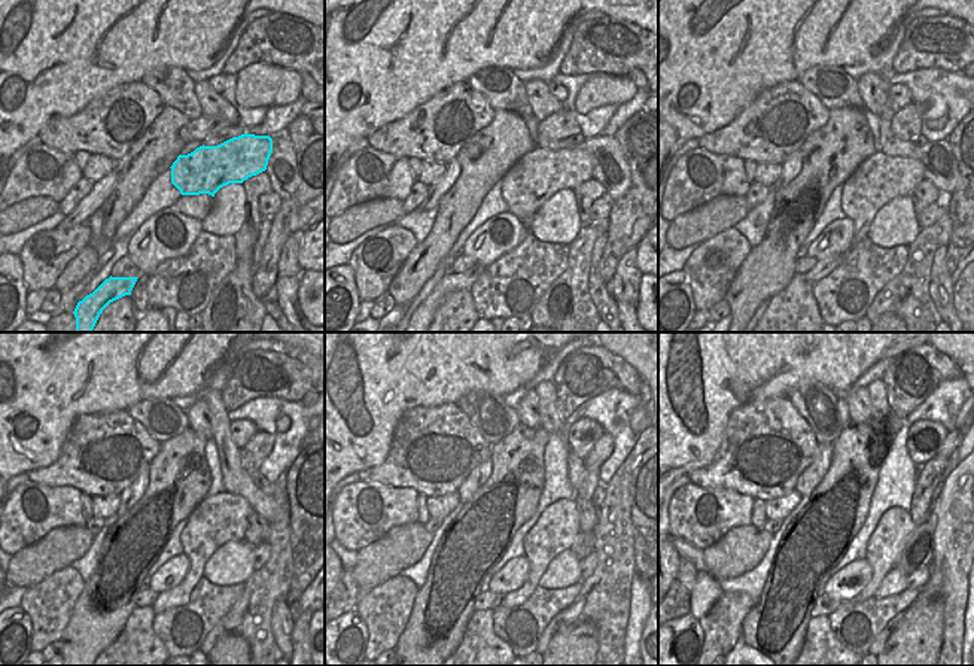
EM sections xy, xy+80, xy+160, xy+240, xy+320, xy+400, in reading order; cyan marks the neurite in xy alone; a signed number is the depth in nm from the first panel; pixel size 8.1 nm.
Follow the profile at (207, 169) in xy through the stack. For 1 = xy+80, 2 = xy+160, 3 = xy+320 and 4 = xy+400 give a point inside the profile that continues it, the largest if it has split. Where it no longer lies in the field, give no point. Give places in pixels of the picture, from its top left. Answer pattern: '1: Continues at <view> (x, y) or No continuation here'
1: Continues at xy+80 (541, 173)
2: Continues at xy+160 (879, 179)
3: Continues at xy+320 (557, 528)
4: Continues at xy+400 (886, 544)

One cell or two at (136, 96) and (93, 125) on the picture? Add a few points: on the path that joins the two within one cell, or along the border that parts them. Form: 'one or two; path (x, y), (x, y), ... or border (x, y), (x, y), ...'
one; path (130, 108), (124, 113), (107, 113), (104, 116)

